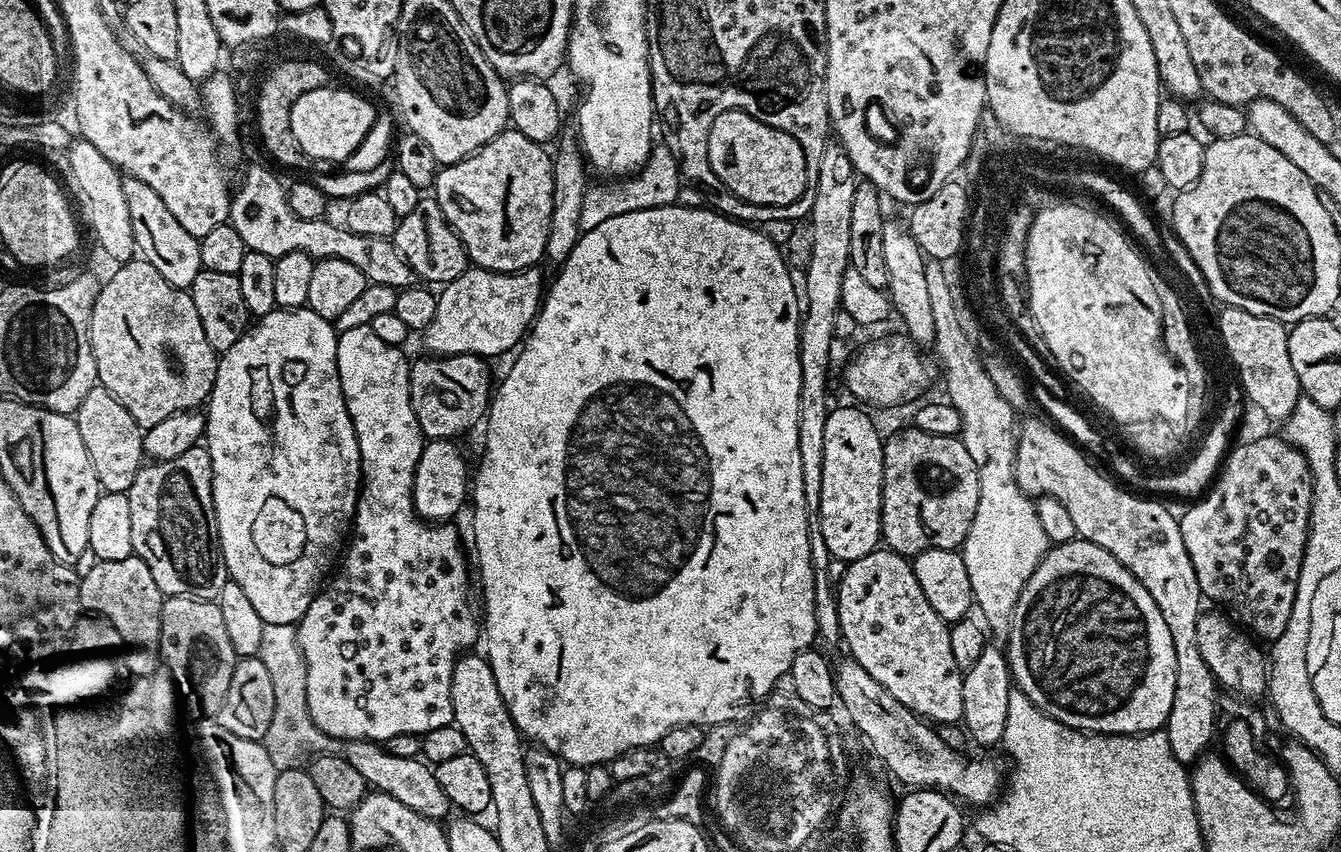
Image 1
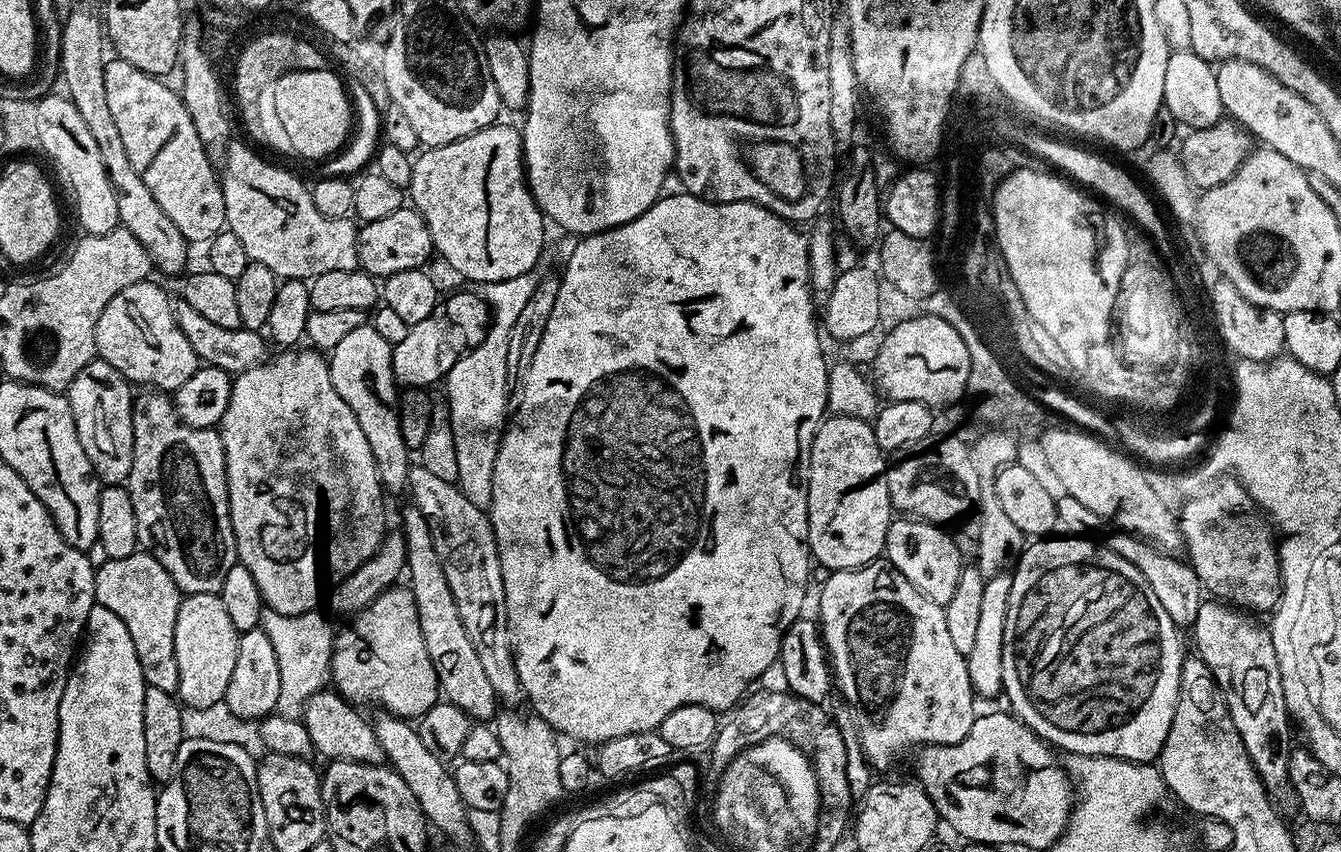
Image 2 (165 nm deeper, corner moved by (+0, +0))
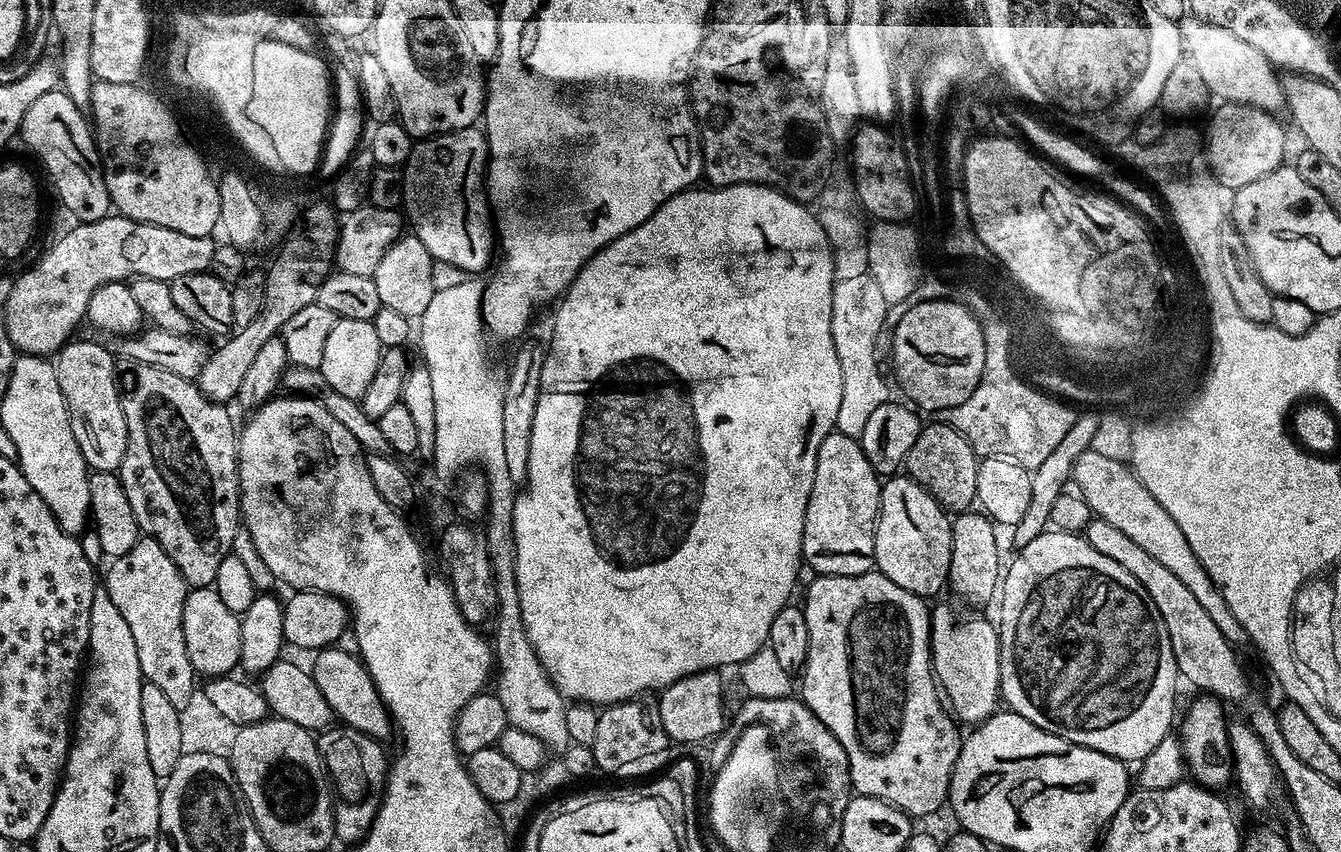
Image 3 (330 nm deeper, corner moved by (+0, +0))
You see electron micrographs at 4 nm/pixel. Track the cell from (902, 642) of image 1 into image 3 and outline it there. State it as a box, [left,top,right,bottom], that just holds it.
[798,570,962,818]

